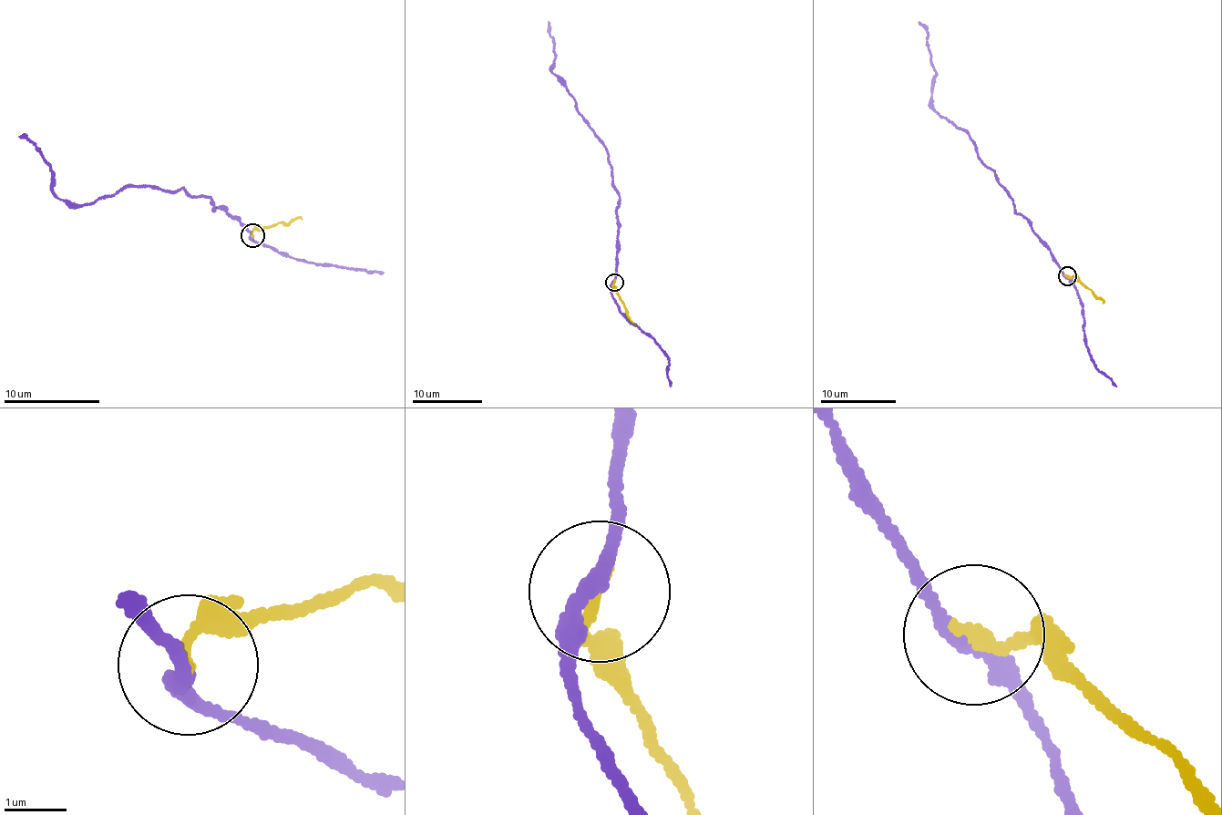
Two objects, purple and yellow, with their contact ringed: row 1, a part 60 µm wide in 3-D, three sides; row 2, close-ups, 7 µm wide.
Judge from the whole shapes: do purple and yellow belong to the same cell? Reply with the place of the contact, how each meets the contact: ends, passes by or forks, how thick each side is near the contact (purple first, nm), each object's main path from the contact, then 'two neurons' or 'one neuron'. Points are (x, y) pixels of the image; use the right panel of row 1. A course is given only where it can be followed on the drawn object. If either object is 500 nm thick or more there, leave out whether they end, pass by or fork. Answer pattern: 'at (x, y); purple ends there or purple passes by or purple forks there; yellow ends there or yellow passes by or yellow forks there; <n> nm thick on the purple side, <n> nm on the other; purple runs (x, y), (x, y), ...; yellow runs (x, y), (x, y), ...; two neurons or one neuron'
at (1067, 276); purple passes by; yellow ends there; 240 nm thick on the purple side, 200 nm on the other; purple runs (1066, 275), (1026, 219), (1016, 211), (994, 170), (980, 163), (967, 133), (936, 110), (928, 36), (919, 21); yellow runs (1068, 275), (1075, 275), (1104, 303); two neurons

